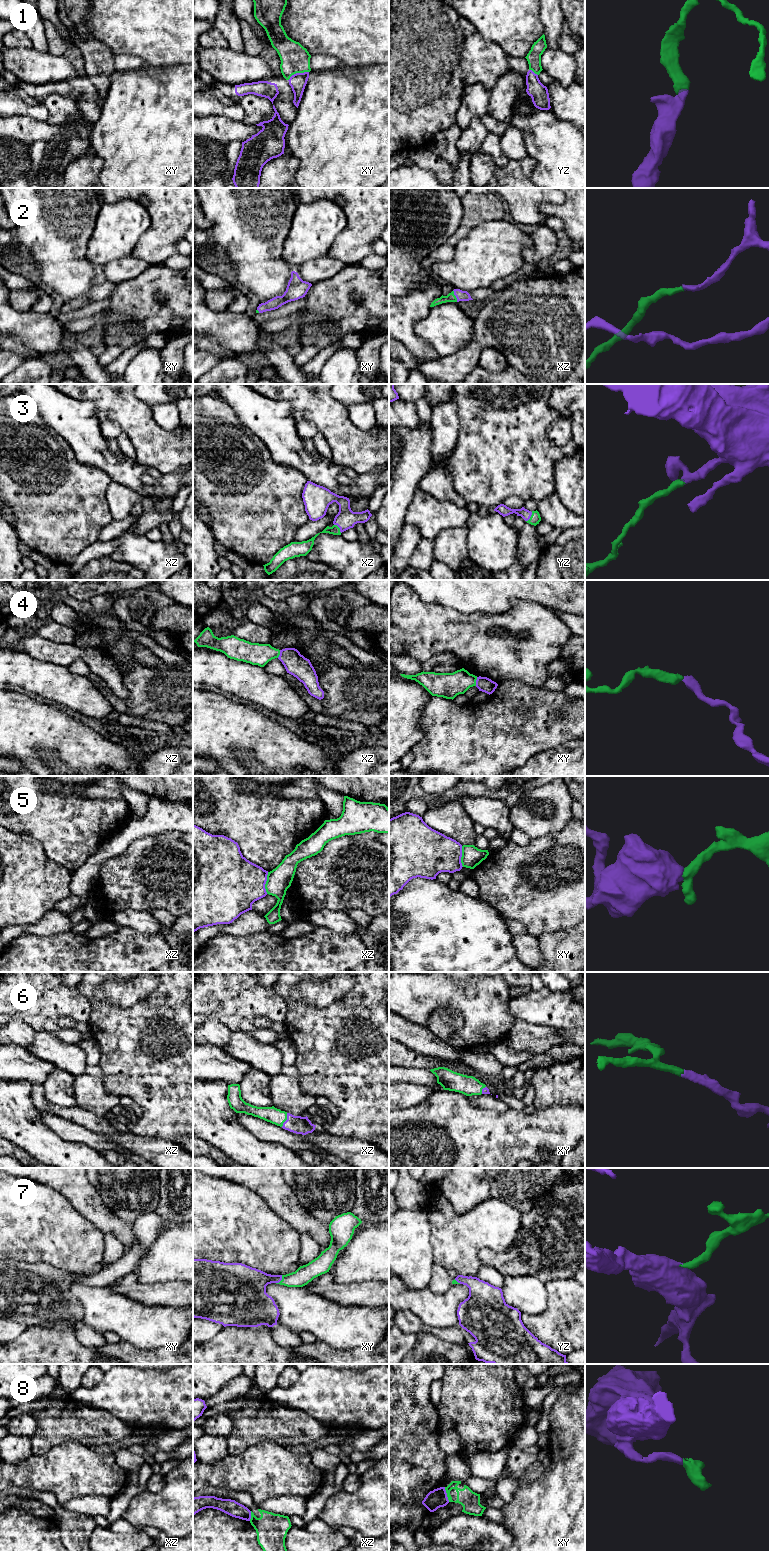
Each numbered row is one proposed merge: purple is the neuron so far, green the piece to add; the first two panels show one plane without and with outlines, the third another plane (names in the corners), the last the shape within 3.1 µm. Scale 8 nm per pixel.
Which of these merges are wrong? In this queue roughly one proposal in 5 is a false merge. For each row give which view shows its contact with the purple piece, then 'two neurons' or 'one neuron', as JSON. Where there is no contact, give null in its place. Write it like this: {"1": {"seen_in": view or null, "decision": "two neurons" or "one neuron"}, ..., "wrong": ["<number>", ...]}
{"1": {"seen_in": "xy", "decision": "one neuron"}, "2": {"seen_in": "xz", "decision": "one neuron"}, "3": {"seen_in": "xz", "decision": "one neuron"}, "4": {"seen_in": "xy", "decision": "one neuron"}, "5": {"seen_in": "xz", "decision": "two neurons"}, "6": {"seen_in": "xz", "decision": "one neuron"}, "7": {"seen_in": "xy", "decision": "one neuron"}, "8": {"seen_in": "xy", "decision": "two neurons"}, "wrong": ["5", "8"]}

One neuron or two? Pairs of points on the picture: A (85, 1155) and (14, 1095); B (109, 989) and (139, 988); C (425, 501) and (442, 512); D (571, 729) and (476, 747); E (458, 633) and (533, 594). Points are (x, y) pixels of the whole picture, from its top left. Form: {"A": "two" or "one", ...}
{"A": "one", "B": "one", "C": "one", "D": "one", "E": "two"}

